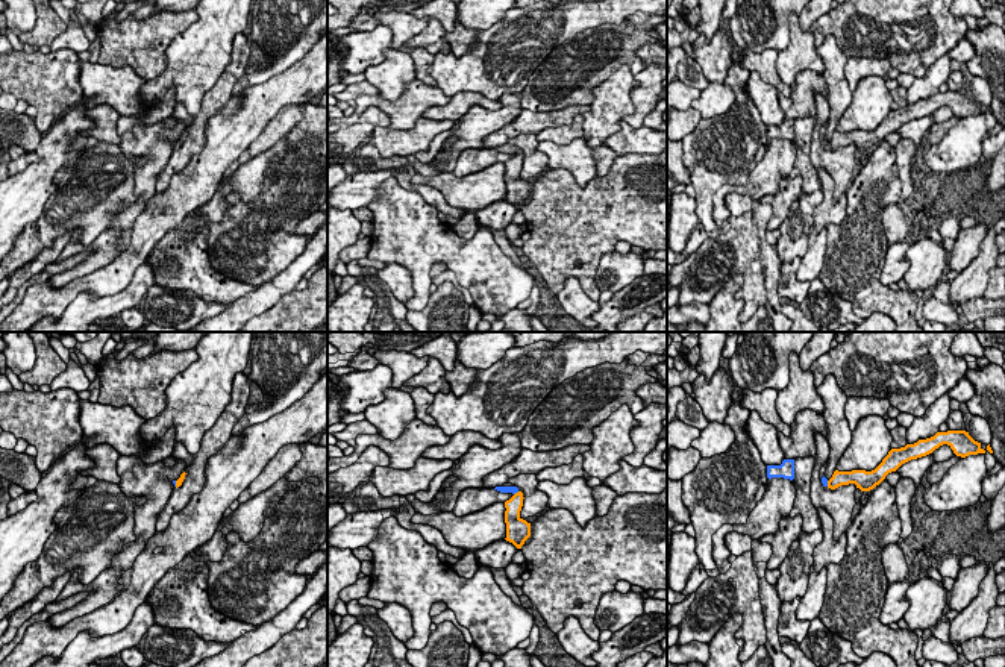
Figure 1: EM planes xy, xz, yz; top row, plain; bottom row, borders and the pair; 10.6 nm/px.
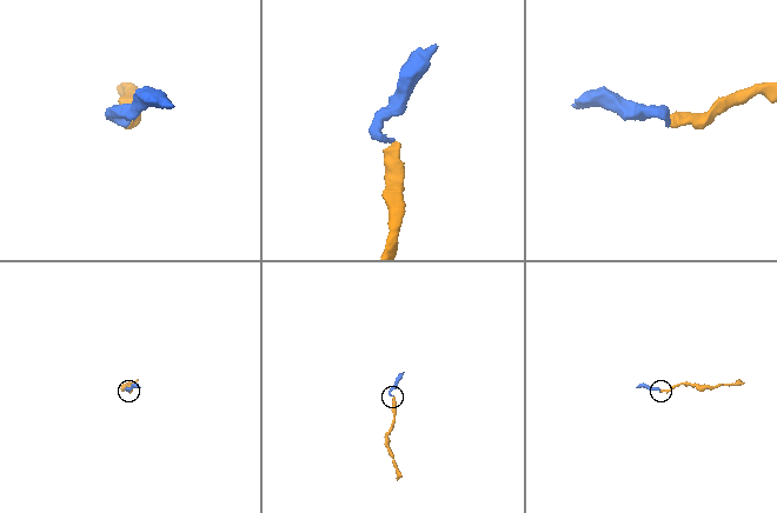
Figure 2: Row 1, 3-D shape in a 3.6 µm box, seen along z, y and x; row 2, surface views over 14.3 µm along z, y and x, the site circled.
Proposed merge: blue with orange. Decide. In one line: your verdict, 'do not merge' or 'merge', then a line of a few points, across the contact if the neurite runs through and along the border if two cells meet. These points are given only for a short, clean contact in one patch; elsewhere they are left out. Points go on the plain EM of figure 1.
merge; line xy (173, 141), (175, 144), (179, 141)

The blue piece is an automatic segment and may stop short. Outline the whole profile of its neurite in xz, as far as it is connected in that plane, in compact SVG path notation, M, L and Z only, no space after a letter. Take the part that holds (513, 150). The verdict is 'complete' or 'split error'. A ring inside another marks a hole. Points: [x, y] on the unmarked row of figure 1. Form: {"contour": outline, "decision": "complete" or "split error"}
{"contour": "M503 144L494 150L500 153L512 153L514 156L505 162L505 183L506 183L506 202L512 203L517 209L521 209L524 202L531 197L531 183L520 177L523 167L523 153L512 144Z", "decision": "split error"}

